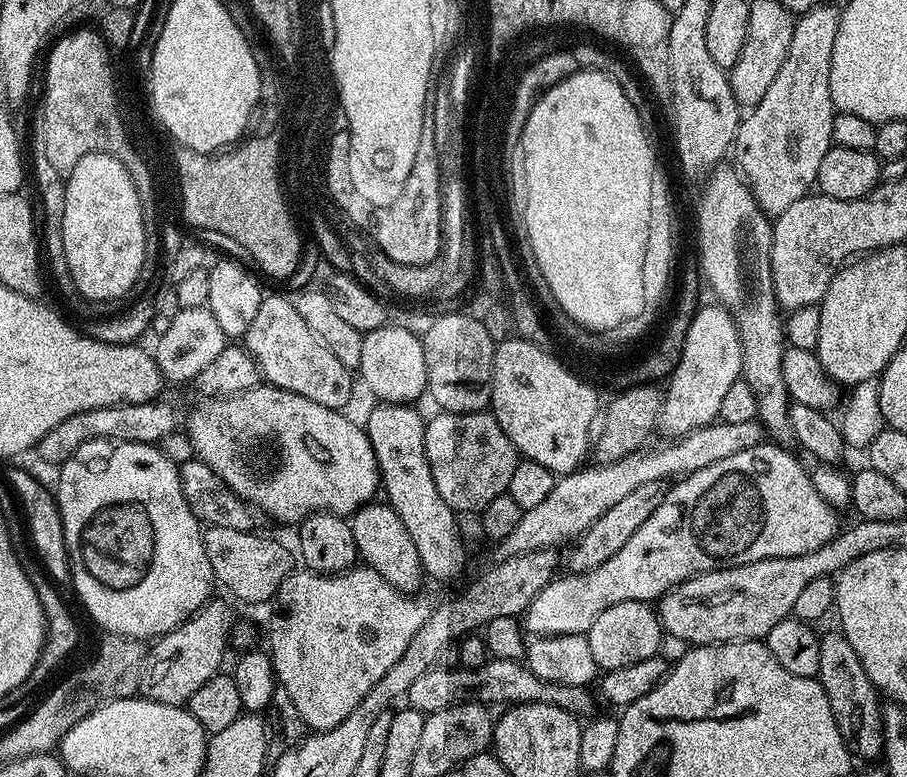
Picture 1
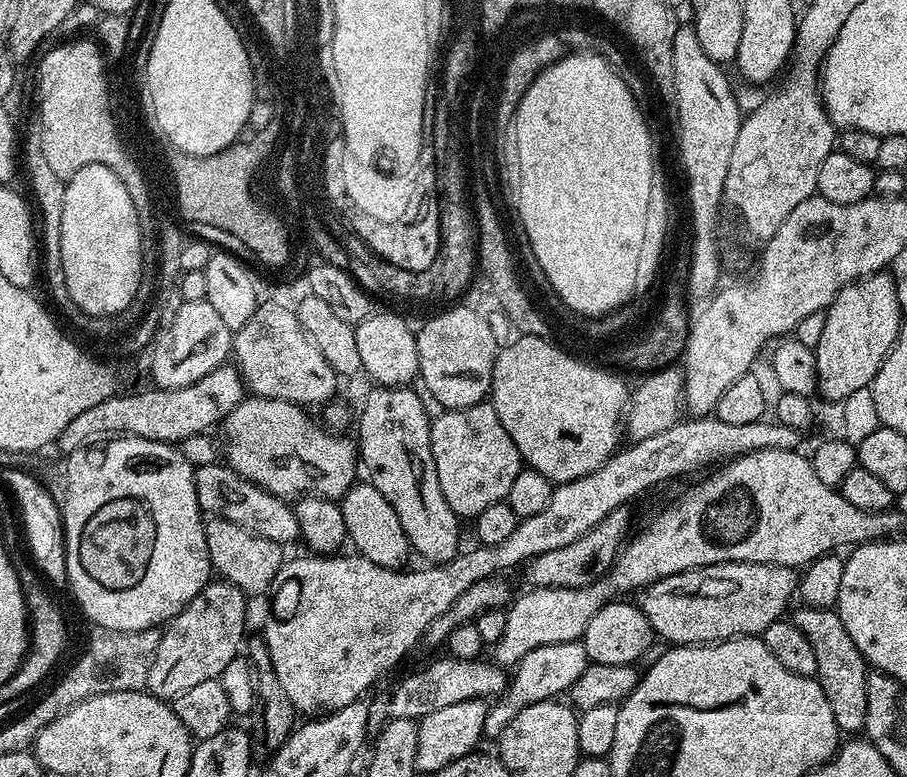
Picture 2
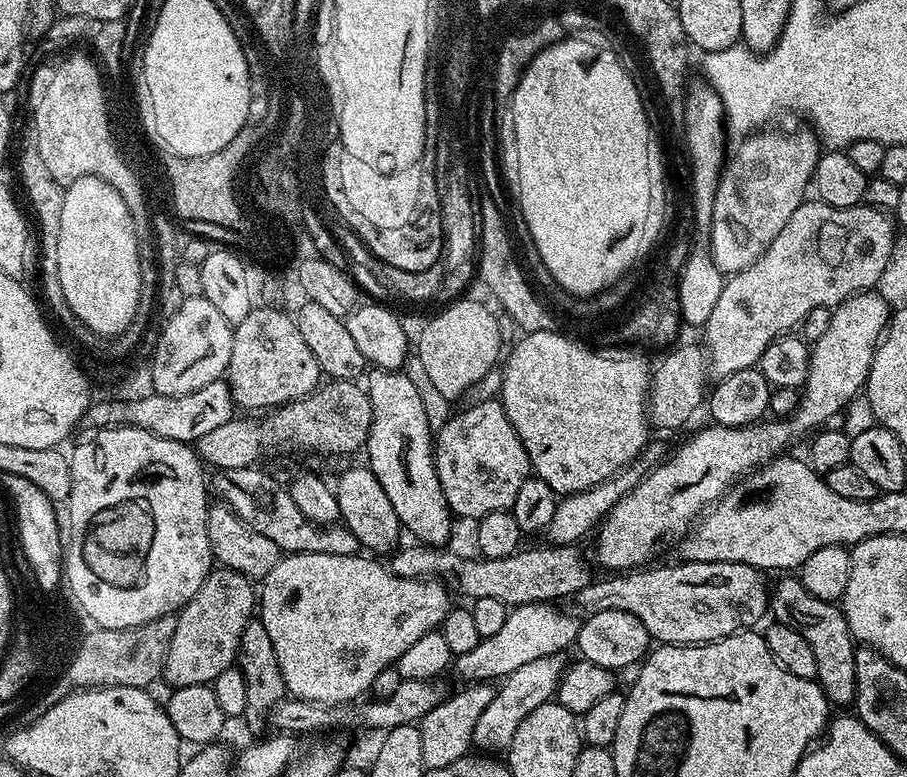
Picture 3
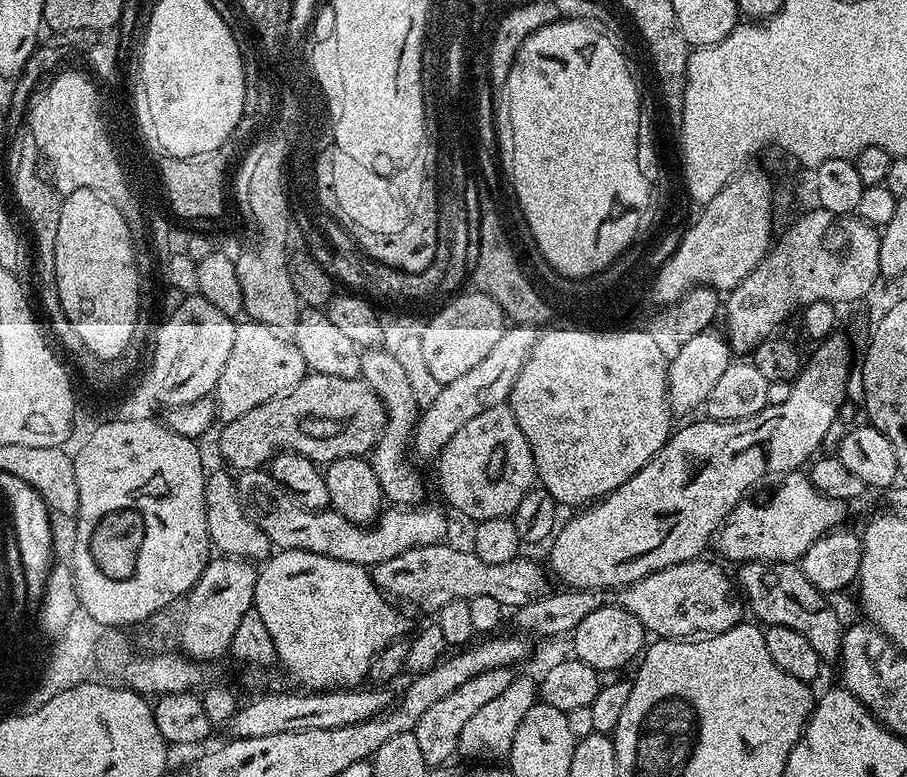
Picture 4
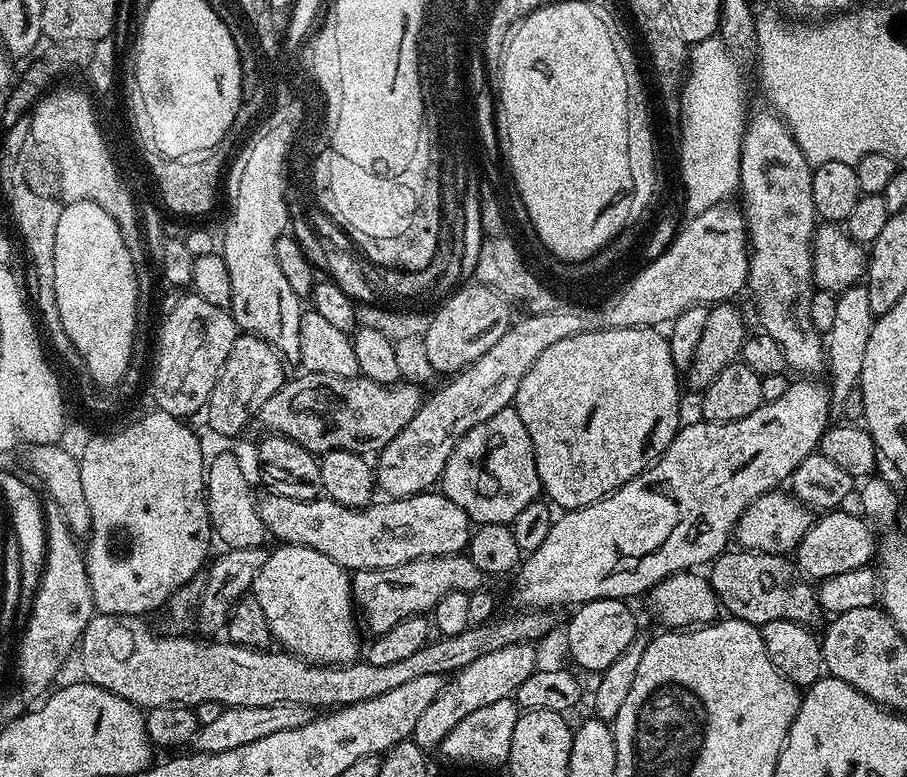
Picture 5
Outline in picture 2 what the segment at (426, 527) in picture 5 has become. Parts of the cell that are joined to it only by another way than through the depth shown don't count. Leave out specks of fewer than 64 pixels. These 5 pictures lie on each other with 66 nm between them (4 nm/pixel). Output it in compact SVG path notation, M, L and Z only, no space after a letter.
M227 463L199 465L196 468L196 493L201 513L234 522L250 530L250 534L270 538L270 542L281 546L288 546L292 539L296 540L300 536L299 520L295 517L293 505L262 490L262 486L242 478L234 469L229 468Z

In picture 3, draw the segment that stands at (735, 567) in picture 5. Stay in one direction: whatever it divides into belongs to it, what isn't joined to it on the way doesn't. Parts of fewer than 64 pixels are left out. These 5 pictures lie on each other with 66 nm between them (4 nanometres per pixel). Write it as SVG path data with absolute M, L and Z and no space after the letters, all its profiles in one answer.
M784 574L777 584L770 588L770 612L777 621L789 620L792 627L810 642L810 650L814 650L814 662L818 666L816 683L824 692L829 705L851 705L856 698L856 675L854 674L854 658L858 647L852 639L852 631L844 617L844 609L839 603L829 602L822 598L814 598L806 586L795 575Z

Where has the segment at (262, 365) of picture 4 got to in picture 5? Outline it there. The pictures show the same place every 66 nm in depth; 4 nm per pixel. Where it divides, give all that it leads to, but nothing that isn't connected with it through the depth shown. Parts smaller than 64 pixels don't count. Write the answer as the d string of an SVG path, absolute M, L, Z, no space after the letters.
M237 335L234 346L230 346L230 354L226 354L226 362L222 362L218 382L214 382L214 390L206 405L209 426L220 436L238 435L248 420L250 424L260 411L262 402L286 383L284 367L285 361L273 344L267 344L257 336Z

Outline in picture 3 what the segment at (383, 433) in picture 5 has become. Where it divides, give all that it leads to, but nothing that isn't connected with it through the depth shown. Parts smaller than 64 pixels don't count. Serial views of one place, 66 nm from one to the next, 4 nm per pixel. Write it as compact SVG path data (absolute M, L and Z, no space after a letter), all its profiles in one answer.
M329 379L308 396L292 400L289 404L281 404L280 407L257 416L260 416L257 420L233 418L210 430L210 434L202 434L202 438L194 444L197 456L209 469L234 470L259 465L264 455L272 456L275 452L317 452L320 456L344 456L347 452L356 451L359 453L368 440L372 407L367 391L357 381Z

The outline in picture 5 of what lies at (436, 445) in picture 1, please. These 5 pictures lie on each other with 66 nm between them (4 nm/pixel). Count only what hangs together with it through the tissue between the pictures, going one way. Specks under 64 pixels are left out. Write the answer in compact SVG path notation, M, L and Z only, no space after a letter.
M515 407L504 408L492 418L487 418L486 422L479 422L457 442L449 461L446 462L442 477L442 491L450 498L450 502L462 506L469 521L477 525L511 525L512 520L518 518L518 514L522 514L526 506L530 506L530 502L537 500L542 489L534 458L534 446L530 442L530 434L526 434L526 426L522 426L522 418L518 418Z

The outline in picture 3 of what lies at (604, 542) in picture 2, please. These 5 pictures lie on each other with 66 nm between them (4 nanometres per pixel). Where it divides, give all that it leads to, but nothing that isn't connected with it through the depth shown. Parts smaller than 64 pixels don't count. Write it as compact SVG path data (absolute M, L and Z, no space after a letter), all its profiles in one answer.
M571 544L547 546L548 548L525 547L513 552L511 556L493 560L467 560L456 552L447 552L447 547L444 546L415 547L401 547L391 553L392 573L406 578L439 578L449 589L457 588L462 595L470 596L473 601L494 598L507 606L560 602L556 600L562 599L563 596L573 597L594 579L594 573L588 569L583 554L578 550L579 547Z

